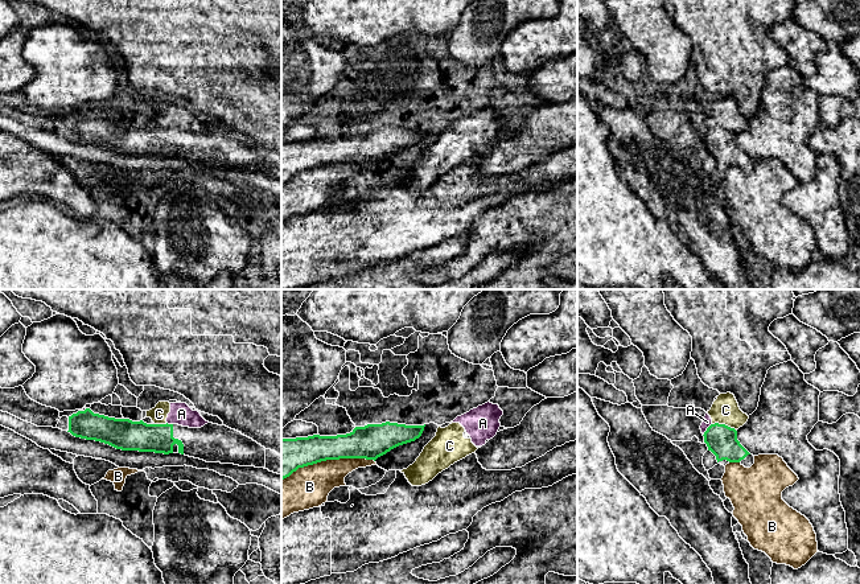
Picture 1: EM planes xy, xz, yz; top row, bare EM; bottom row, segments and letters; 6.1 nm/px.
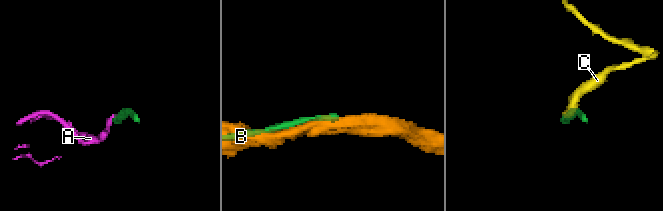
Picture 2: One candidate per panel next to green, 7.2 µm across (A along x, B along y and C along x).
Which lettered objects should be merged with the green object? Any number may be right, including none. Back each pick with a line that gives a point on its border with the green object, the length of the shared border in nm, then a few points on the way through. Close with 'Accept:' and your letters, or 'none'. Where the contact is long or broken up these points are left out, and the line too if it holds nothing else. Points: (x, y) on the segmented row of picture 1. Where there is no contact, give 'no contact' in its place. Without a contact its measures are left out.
Accept: none

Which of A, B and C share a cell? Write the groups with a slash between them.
A C / B

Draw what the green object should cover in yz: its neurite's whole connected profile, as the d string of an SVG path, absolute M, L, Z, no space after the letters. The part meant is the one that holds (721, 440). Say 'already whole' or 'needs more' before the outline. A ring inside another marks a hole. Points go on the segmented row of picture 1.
needs more; M711 424L704 432L704 443L715 456L719 464L740 462L745 468L754 464L754 456L750 455L737 440L737 431L725 424Z

